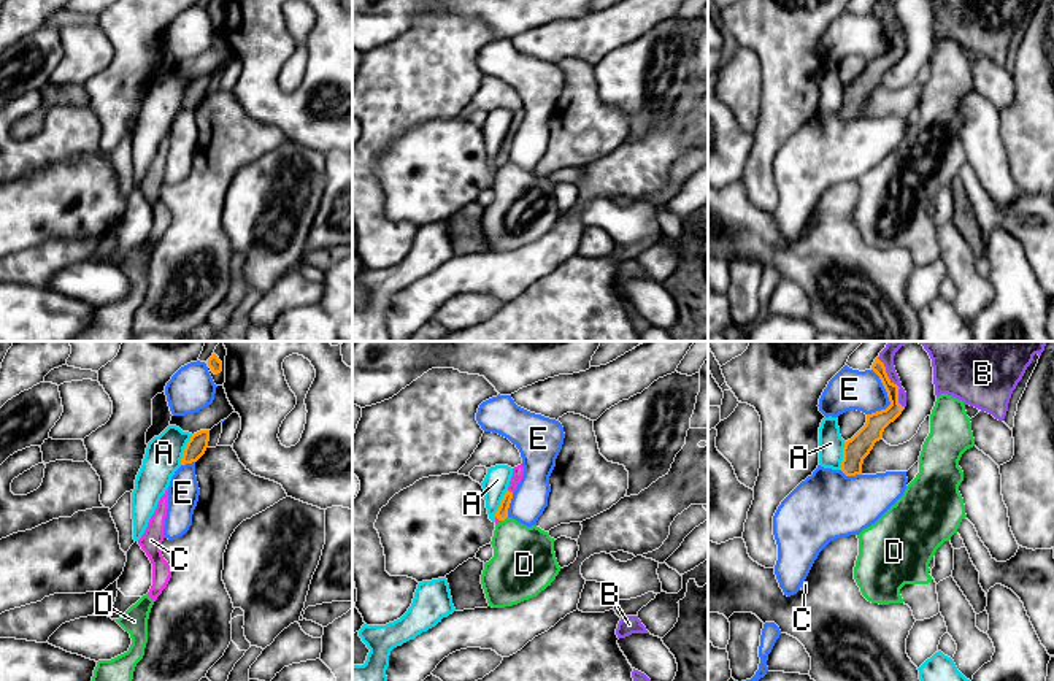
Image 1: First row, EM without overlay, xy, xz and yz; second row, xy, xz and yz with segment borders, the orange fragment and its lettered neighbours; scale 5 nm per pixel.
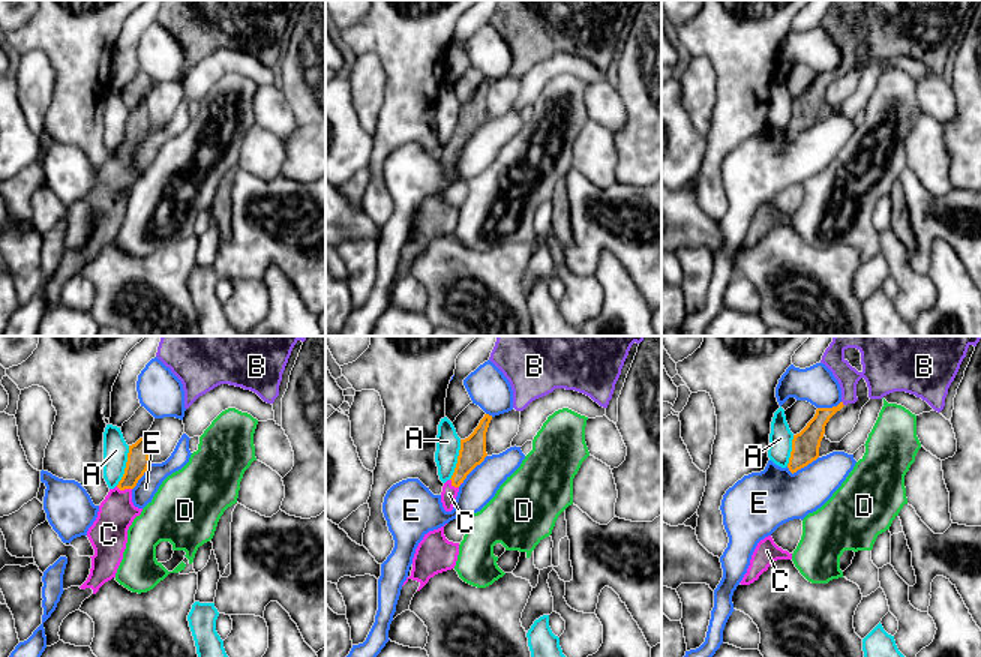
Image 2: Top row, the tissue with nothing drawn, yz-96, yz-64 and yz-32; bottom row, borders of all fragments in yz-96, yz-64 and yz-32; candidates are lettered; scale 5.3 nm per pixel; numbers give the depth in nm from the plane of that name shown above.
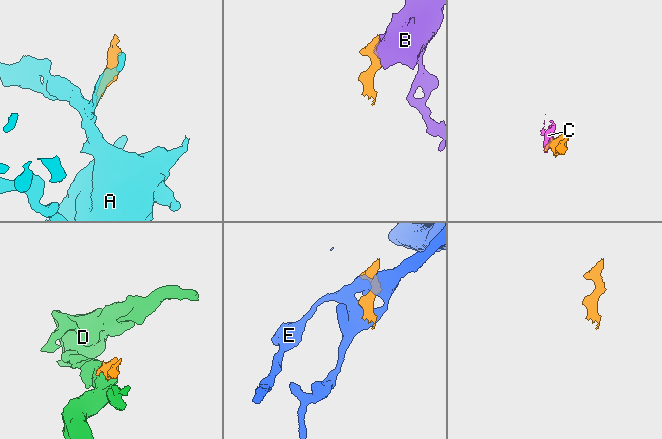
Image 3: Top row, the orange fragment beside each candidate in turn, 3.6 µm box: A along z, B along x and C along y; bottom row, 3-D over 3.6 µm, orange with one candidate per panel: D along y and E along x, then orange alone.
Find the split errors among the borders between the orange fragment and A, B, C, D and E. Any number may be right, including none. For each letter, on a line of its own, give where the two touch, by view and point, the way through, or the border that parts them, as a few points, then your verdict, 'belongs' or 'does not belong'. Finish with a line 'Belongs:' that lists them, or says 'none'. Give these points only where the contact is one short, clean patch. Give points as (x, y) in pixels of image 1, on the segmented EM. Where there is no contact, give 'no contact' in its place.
A: contact xy (184, 450); does not belong
B: contact yz (892, 383); belongs
C: contact xz (508, 491); way xz (502, 513), (508, 491), (518, 472); belongs
D: contact xz (503, 519); border xz (507, 516), (502, 521); does not belong
E: contact yz (888, 396); does not belong
Belongs: B, C

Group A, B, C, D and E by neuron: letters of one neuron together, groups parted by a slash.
A / B C / D / E

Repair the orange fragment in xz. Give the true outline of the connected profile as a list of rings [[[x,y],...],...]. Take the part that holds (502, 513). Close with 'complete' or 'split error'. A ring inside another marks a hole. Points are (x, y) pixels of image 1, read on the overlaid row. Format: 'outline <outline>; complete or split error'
outline [[[522,465],[514,467],[508,491],[505,492],[505,495],[500,502],[500,506],[495,513],[495,524],[498,524],[508,517],[508,508],[510,508],[510,503],[513,498],[513,492],[516,491],[517,484],[521,483],[522,476],[524,476],[524,467]]]; split error

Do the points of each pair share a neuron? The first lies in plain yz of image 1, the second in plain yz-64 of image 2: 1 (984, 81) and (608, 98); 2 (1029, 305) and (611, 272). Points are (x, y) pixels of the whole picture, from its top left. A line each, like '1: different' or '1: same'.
1: same
2: same

